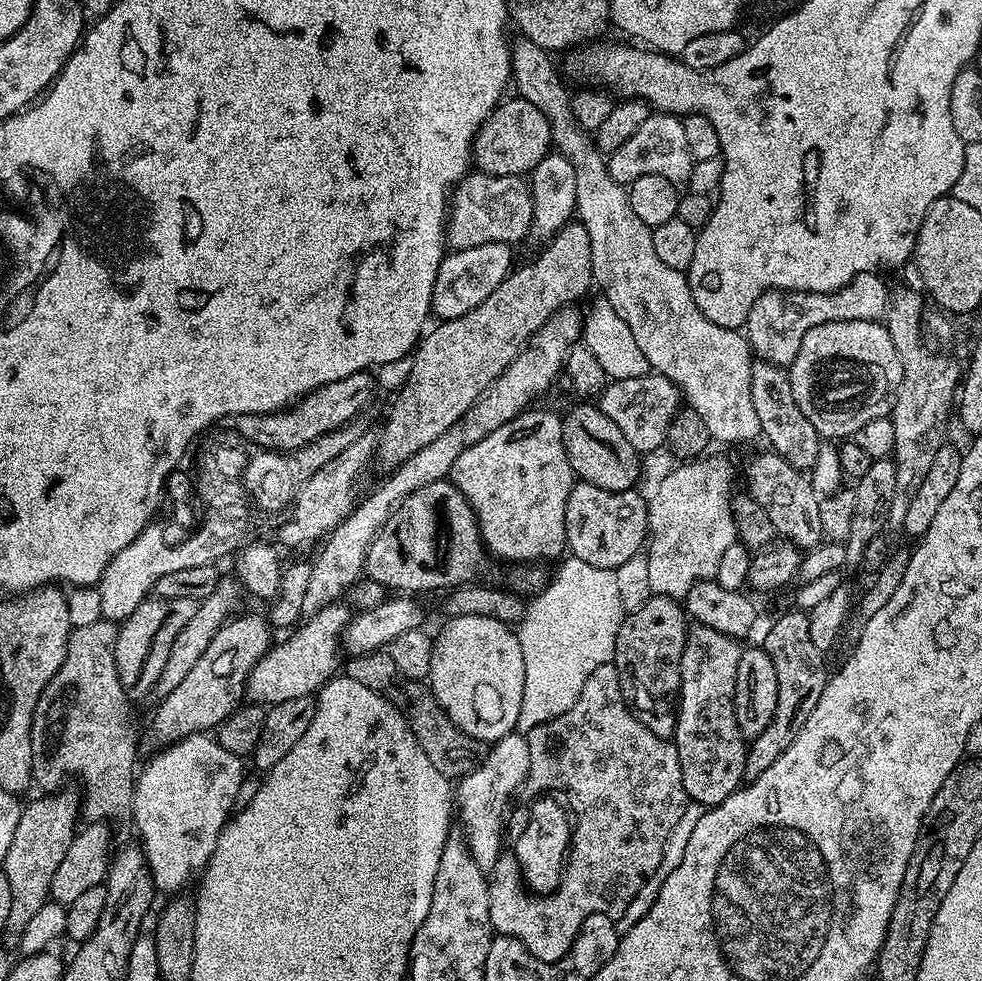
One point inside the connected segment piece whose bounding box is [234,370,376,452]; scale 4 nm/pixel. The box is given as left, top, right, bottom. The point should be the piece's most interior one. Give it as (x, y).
(332, 406)

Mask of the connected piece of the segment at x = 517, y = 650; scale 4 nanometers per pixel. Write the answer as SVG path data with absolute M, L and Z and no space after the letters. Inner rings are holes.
M453 616L451 619L447 621L448 625L445 626L444 629L441 630L440 633L435 633L434 643L432 645L432 661L430 662L430 670L427 676L427 683L430 685L432 693L436 696L436 700L442 706L442 710L446 710L446 714L452 721L457 724L457 726L464 731L466 734L470 734L472 736L473 741L476 742L485 742L484 740L488 740L487 742L495 742L503 738L503 736L508 736L512 731L516 728L516 723L518 722L518 714L522 710L522 690L526 686L526 662L522 662L522 646L520 645L519 635L509 625L503 624L502 622L498 622L494 618L478 618L477 616Z

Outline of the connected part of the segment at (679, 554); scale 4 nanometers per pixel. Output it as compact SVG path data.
M720 456L680 462L646 500L646 532L650 539L646 555L650 566L650 586L658 596L684 598L695 584L712 580L718 561L730 545L737 543L732 520L732 464Z

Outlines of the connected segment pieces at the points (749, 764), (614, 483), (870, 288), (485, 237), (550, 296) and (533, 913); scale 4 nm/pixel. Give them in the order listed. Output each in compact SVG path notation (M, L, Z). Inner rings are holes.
M791 611L782 613L769 626L762 640L766 654L770 654L770 662L774 662L774 671L778 673L778 706L774 718L770 718L770 726L747 745L744 780L748 782L757 780L763 772L770 770L785 750L794 746L794 738L798 738L802 726L806 726L806 718L810 718L814 706L818 706L818 698L822 698L822 690L828 684L830 668L824 665L825 653L820 652L810 639L808 612Z
M576 402L568 413L563 413L562 438L572 471L583 483L611 492L626 492L635 485L632 483L640 474L641 457L595 403Z
M874 272L858 274L839 292L798 292L766 290L750 306L746 321L748 347L759 359L787 366L794 362L806 330L822 326L826 322L850 322L851 320L883 321L890 307L890 288L884 285L883 275Z
M472 170L465 175L459 184L455 185L450 192L450 203L446 208L446 244L449 249L469 248L470 246L486 246L486 242L502 242L503 244L515 245L516 240L520 240L523 236L527 237L532 224L532 189L527 179L519 176L495 176L494 174L486 174L479 170Z
M569 222L543 245L529 264L513 267L507 278L474 310L453 320L437 323L436 329L419 341L416 361L388 412L374 456L384 470L398 467L422 446L430 446L454 426L487 388L514 362L533 332L560 308L567 307L588 287L593 287L590 234L583 224ZM428 336L428 337L427 337Z
M609 662L598 666L598 670L594 670L594 674L590 674L590 678L586 678L574 706L570 706L570 710L566 710L566 714L562 714L557 720L552 720L548 724L534 726L526 735L530 746L530 770L528 771L527 783L530 788L532 784L533 793L536 794L561 794L560 792L564 792L564 796L562 795L563 803L567 805L571 815L574 817L572 843L564 866L564 876L561 878L560 885L557 886L555 892L551 894L533 894L523 887L520 887L521 889L489 887L490 922L492 923L493 933L501 936L513 936L515 940L522 942L522 946L526 946L528 955L534 957L535 960L558 962L570 950L582 922L586 922L586 918L590 918L590 914L606 914L613 918L620 918L620 915L635 902L636 895L644 888L644 883L659 870L660 863L663 862L664 856L666 857L668 852L670 834L674 834L674 826L678 826L678 818L682 818L684 808L690 801L686 790L682 786L682 766L678 762L675 743L672 740L663 740L654 734L650 734L650 730L646 730L644 723L633 714L620 689L620 675L615 663Z

